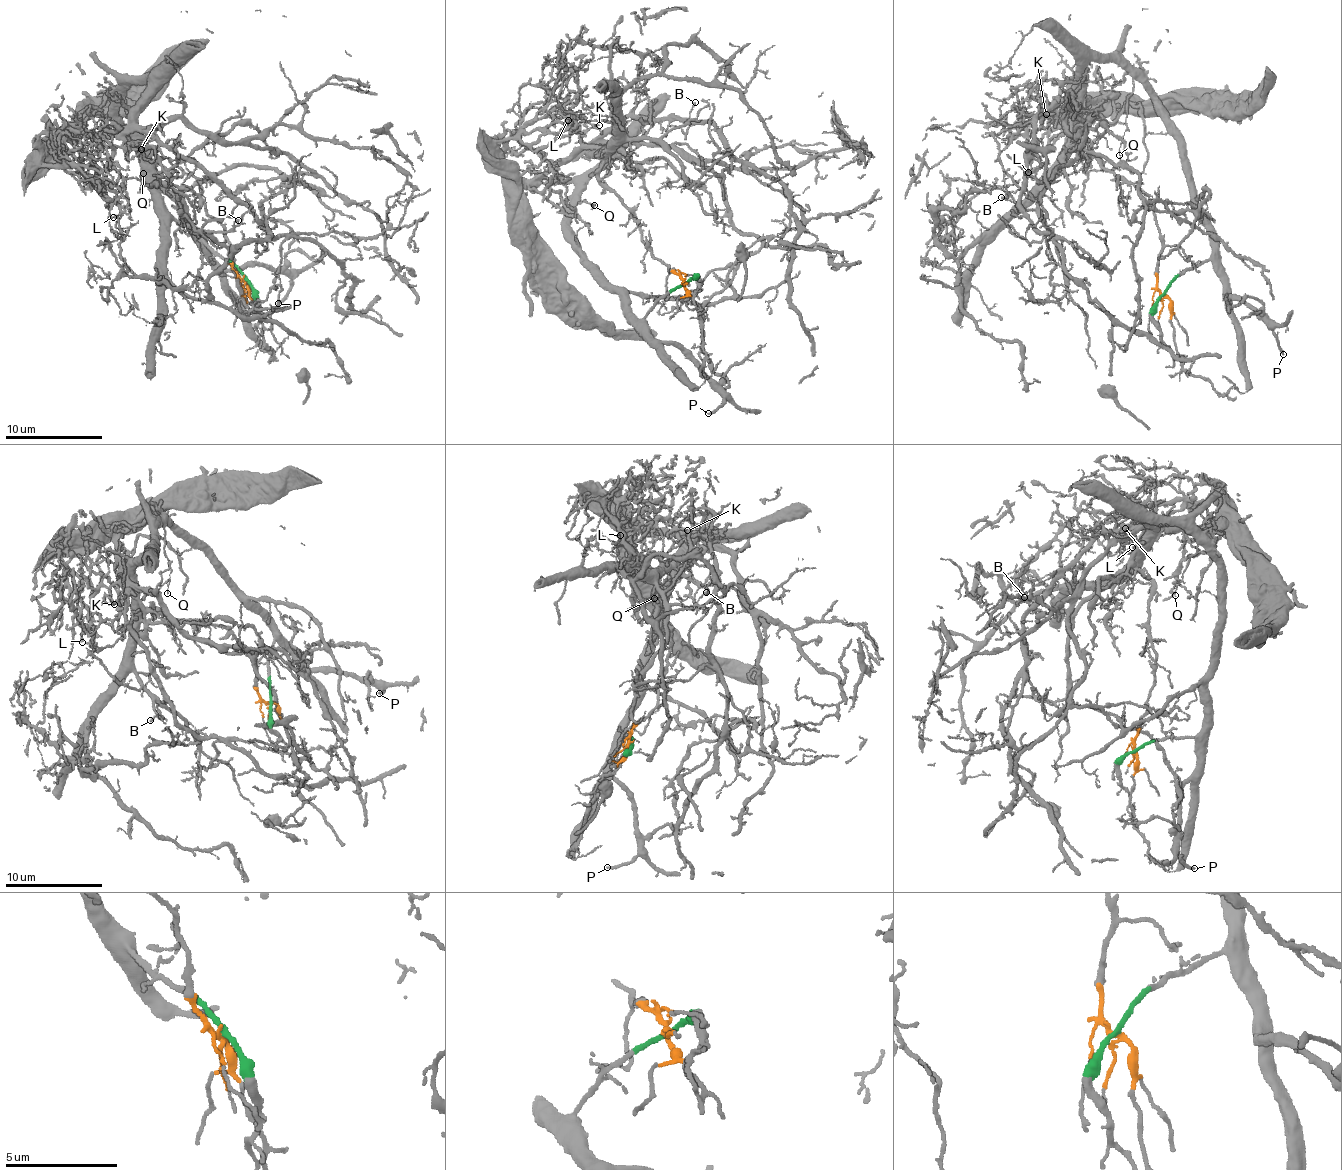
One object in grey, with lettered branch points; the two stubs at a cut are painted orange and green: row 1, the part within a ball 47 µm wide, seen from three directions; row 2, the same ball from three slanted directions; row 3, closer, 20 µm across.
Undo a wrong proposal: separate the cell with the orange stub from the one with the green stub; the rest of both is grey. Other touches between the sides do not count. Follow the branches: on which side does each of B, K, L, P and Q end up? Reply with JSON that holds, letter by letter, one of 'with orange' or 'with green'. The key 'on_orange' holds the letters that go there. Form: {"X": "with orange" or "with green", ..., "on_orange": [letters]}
{"B": "with green", "K": "with orange", "L": "with orange", "P": "with green", "Q": "with green", "on_orange": ["K", "L"]}

